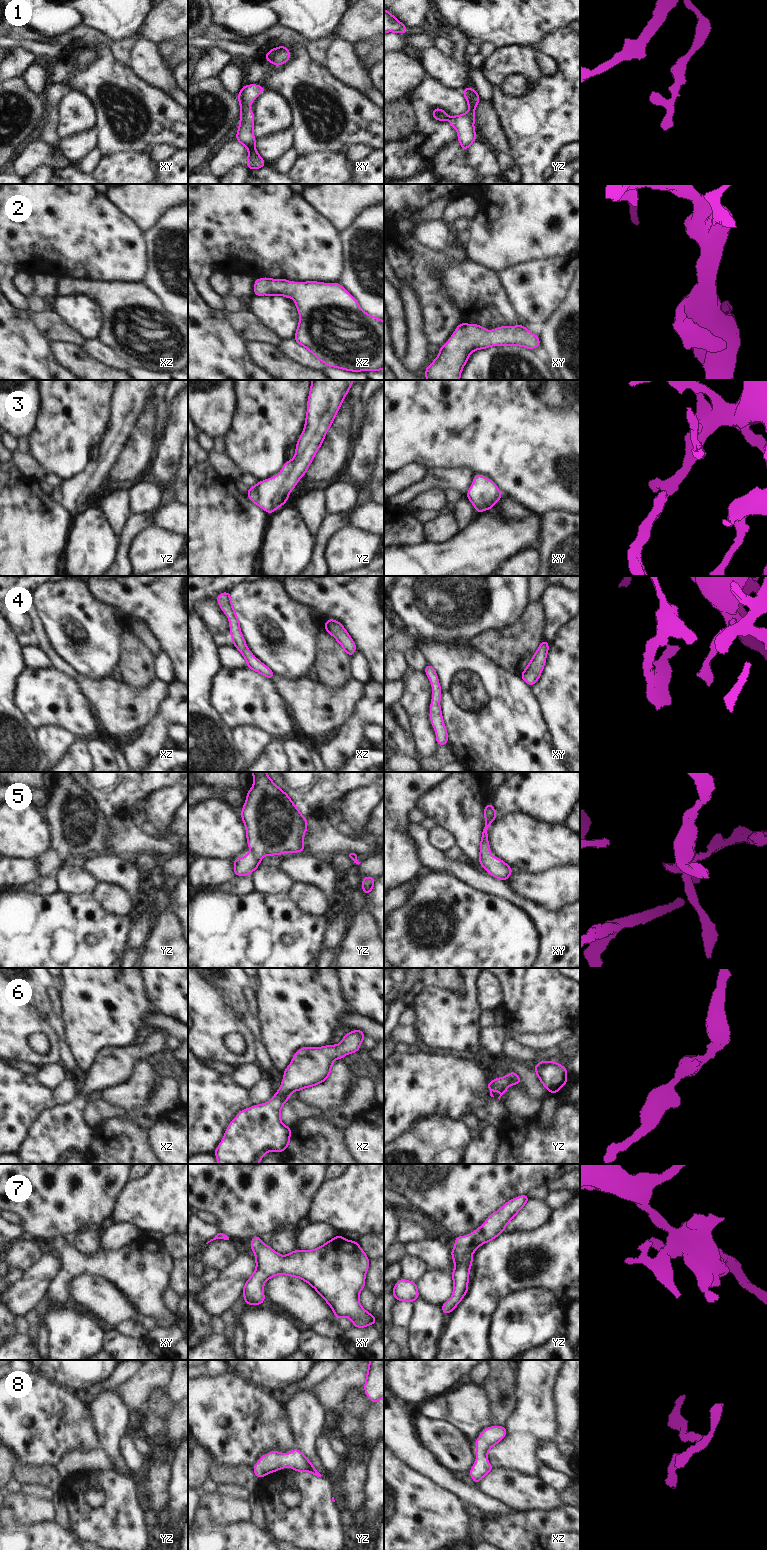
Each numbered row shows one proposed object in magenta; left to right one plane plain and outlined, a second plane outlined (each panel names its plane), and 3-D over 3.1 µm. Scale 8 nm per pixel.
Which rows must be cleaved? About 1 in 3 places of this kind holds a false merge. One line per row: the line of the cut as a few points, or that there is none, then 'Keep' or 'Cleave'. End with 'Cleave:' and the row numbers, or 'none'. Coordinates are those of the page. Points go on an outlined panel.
1: No split. Keep
2: No split. Keep
3: No split. Keep
4: No split. Keep
5: No split. Keep
6: No split. Keep
7: No split. Keep
8: No split. Keep
Cleave: none.

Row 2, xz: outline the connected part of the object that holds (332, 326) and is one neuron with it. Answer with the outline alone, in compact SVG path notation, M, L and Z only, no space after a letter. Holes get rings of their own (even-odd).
M264 277L255 279L254 291L254 296L294 298L300 316L294 339L325 365L354 372L384 369L384 321L364 312L341 284Z

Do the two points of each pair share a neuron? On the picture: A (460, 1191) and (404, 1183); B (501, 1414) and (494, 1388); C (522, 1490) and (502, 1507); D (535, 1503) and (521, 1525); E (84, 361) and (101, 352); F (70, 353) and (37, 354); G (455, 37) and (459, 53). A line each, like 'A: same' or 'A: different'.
A: same
B: same
C: different
D: different
E: different
F: different
G: same

